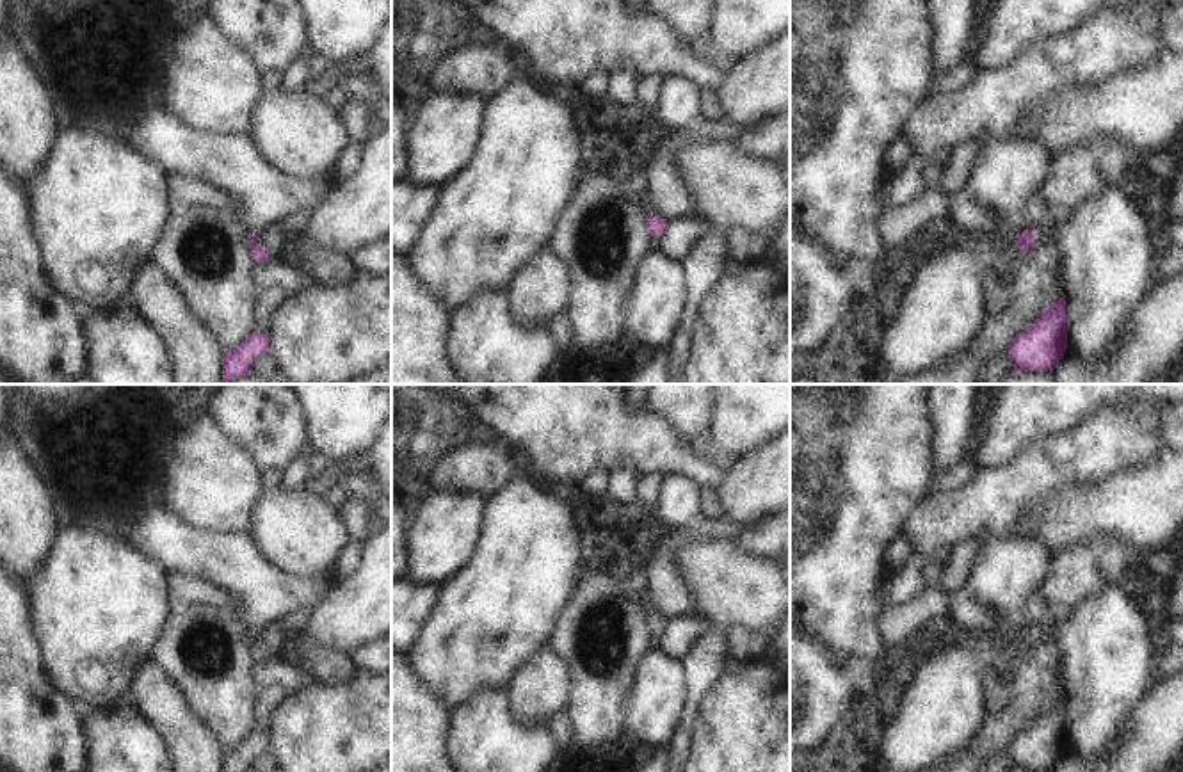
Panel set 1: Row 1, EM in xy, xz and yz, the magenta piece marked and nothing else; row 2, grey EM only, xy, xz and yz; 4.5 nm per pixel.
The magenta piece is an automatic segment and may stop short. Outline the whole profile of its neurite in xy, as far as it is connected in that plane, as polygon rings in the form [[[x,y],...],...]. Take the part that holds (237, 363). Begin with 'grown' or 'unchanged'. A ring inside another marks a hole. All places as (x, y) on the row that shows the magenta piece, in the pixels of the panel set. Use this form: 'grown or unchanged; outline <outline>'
unchanged; outline [[[253,331],[235,350],[222,358],[222,382],[231,382],[251,375],[253,361],[269,352],[269,336]]]

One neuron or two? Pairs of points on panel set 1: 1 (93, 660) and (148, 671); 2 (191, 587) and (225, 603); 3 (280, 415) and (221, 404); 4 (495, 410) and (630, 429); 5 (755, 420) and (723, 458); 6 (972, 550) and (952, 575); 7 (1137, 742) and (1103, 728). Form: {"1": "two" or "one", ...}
{"1": "two", "2": "one", "3": "one", "4": "one", "5": "one", "6": "one", "7": "two"}

